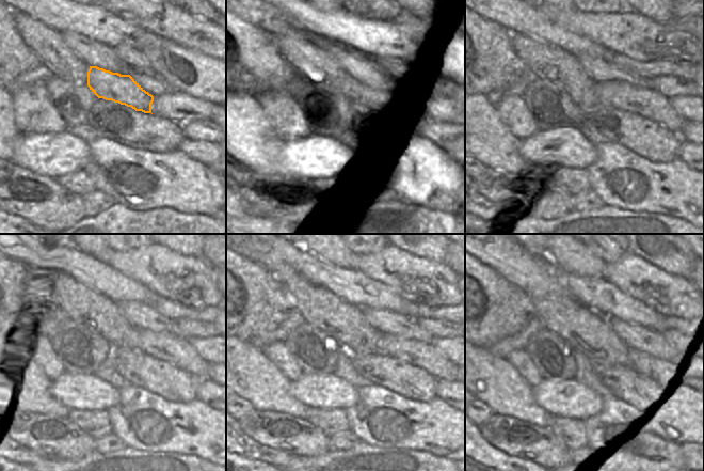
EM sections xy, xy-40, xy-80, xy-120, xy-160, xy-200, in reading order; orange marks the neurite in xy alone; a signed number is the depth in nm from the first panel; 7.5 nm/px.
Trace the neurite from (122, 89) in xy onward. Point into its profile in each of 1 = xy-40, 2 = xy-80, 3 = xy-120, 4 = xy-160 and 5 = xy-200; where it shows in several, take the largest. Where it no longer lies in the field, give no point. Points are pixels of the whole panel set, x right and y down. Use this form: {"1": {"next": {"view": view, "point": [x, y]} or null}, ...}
{"1": {"next": {"view": "xy-40", "point": [366, 98]}}, "2": {"next": {"view": "xy-80", "point": [657, 110]}}, "3": {"next": {"view": "xy-120", "point": [179, 351]}}, "4": {"next": {"view": "xy-160", "point": [422, 354]}}, "5": {"next": {"view": "xy-200", "point": [674, 371]}}}

